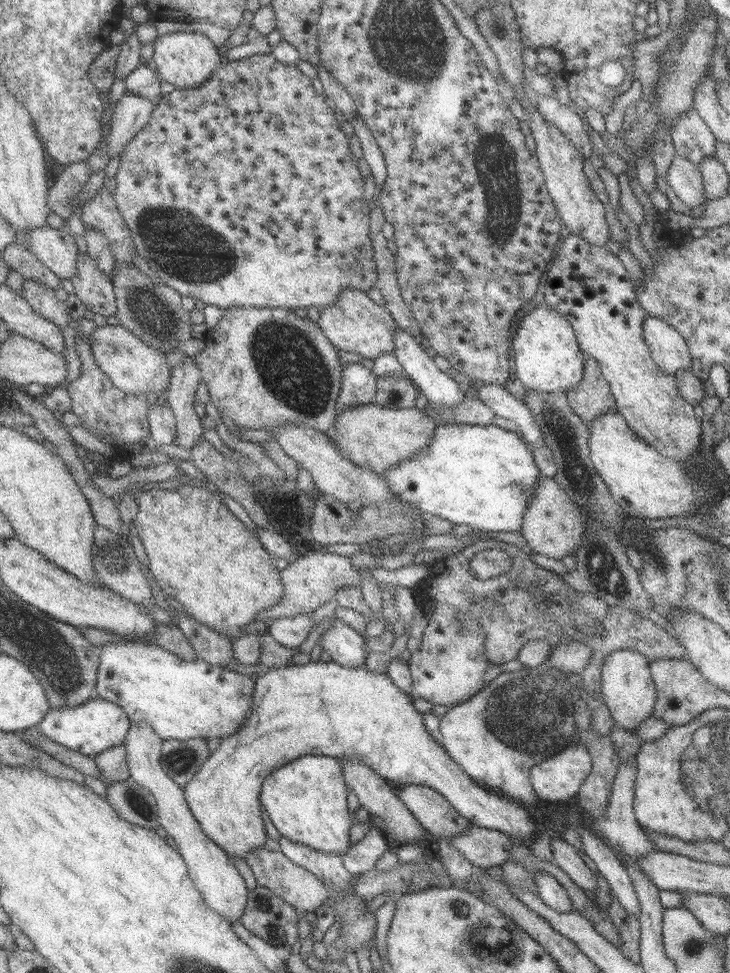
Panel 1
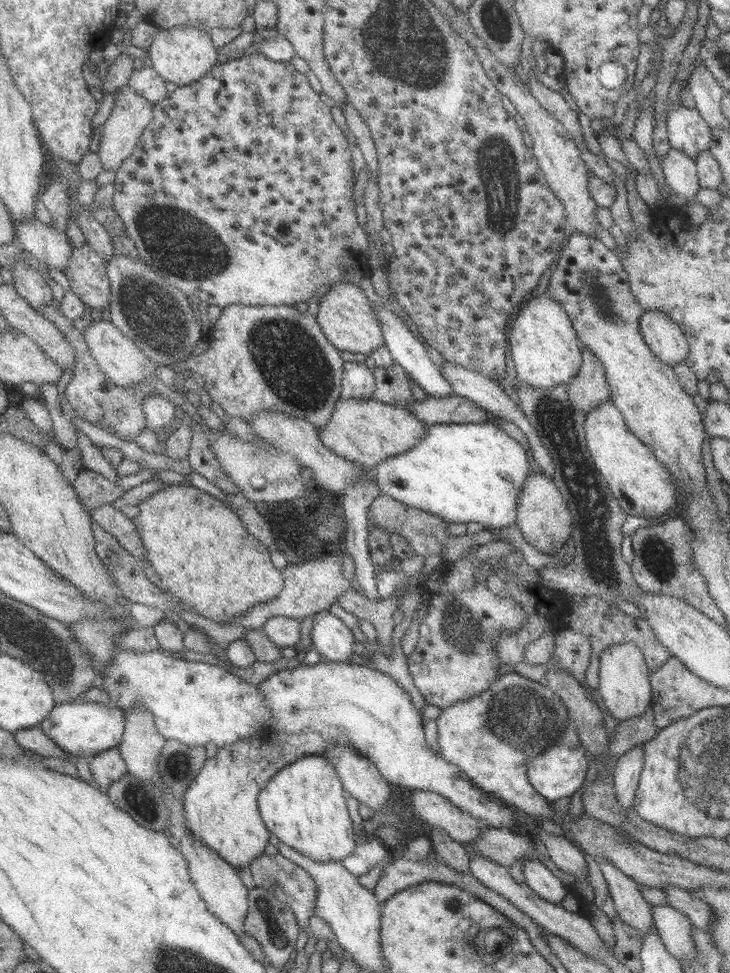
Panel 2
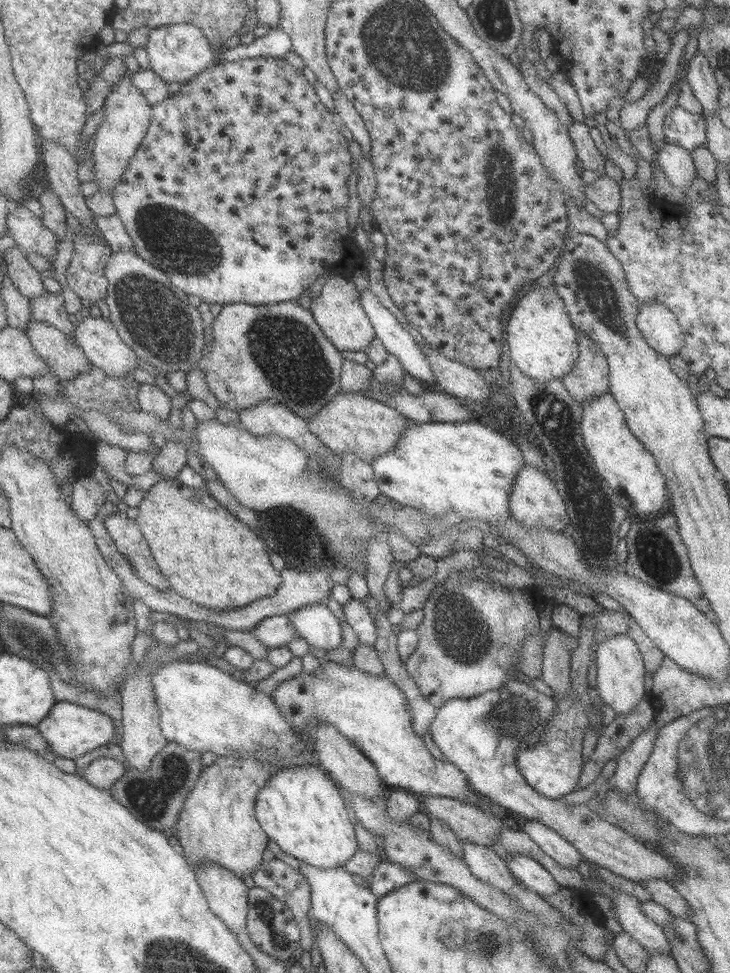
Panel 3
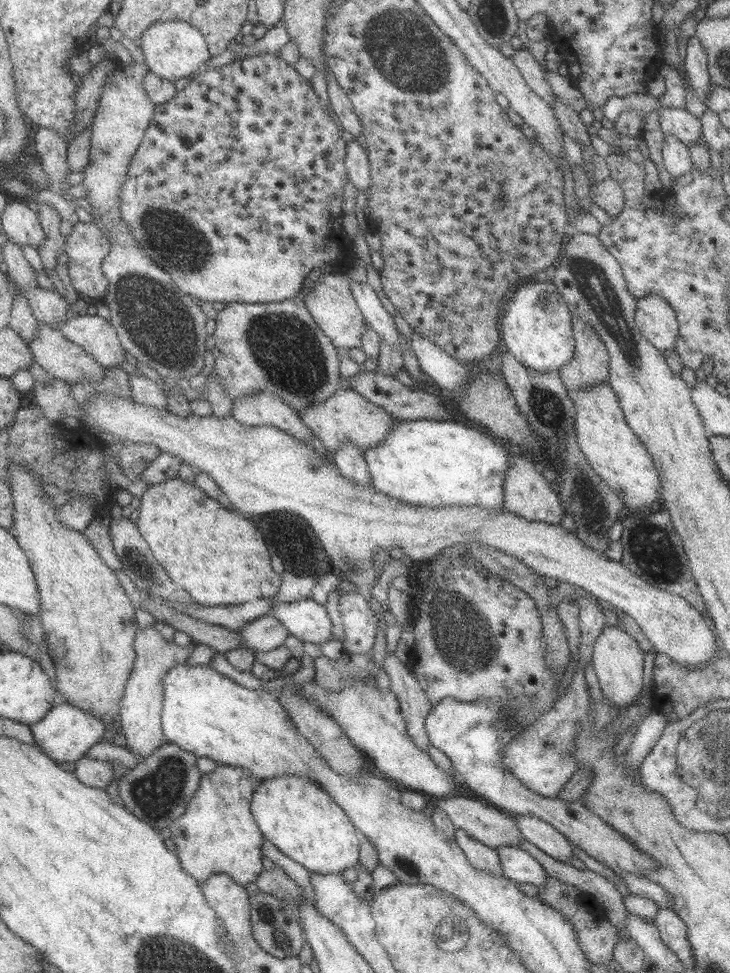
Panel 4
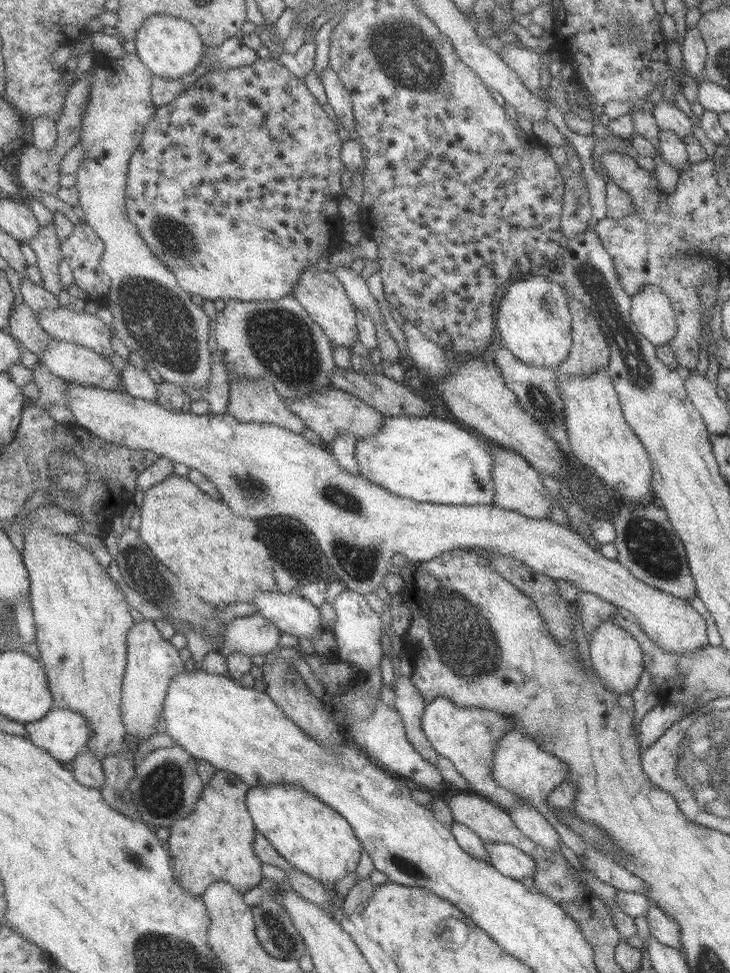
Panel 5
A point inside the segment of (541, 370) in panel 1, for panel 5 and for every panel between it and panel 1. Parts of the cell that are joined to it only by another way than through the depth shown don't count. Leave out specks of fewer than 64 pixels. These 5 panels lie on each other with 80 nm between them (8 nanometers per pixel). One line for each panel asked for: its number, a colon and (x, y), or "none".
2: (546, 351)
3: (542, 340)
4: (537, 327)
5: (534, 323)

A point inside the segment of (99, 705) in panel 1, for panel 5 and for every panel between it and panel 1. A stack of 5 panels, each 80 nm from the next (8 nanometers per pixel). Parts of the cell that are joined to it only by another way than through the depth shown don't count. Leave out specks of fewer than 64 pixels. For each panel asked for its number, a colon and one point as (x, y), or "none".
2: (83, 729)
3: (70, 730)
4: (66, 733)
5: (63, 733)

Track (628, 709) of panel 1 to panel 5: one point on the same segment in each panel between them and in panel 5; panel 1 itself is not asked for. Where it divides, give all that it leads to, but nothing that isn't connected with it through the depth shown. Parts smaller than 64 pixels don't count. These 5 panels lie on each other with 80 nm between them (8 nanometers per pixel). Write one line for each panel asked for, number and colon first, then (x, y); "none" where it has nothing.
2: (624, 680)
3: (621, 672)
4: (618, 659)
5: (617, 658)

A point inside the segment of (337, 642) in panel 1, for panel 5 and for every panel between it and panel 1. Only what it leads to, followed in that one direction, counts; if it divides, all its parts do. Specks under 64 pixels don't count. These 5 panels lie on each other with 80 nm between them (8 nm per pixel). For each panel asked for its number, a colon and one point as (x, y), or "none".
2: (331, 637)
3: (315, 623)
4: (307, 620)
5: (291, 612)

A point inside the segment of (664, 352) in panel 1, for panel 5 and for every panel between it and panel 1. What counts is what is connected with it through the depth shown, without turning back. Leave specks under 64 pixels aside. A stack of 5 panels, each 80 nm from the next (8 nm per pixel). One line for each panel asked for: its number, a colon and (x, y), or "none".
2: (667, 341)
3: (657, 323)
4: (657, 320)
5: (651, 310)

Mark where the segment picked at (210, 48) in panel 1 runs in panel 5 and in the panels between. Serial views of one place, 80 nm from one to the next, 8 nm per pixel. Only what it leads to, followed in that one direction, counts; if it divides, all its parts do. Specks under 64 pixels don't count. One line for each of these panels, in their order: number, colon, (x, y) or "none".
2: (182, 54)
3: (177, 52)
4: (175, 49)
5: (170, 47)

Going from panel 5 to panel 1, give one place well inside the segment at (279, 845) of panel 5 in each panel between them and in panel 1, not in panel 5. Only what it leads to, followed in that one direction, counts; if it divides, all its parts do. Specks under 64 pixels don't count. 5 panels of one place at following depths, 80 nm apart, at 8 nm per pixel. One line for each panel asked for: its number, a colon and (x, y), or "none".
1: (306, 800)
2: (303, 805)
3: (301, 809)
4: (296, 814)

